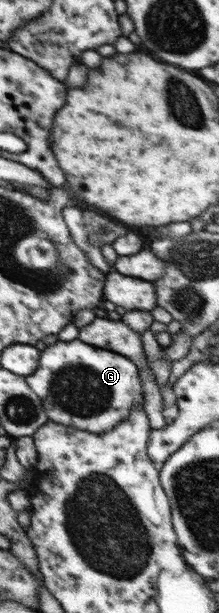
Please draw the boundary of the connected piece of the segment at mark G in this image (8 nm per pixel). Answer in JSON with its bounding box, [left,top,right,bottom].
[25,338,145,435]

